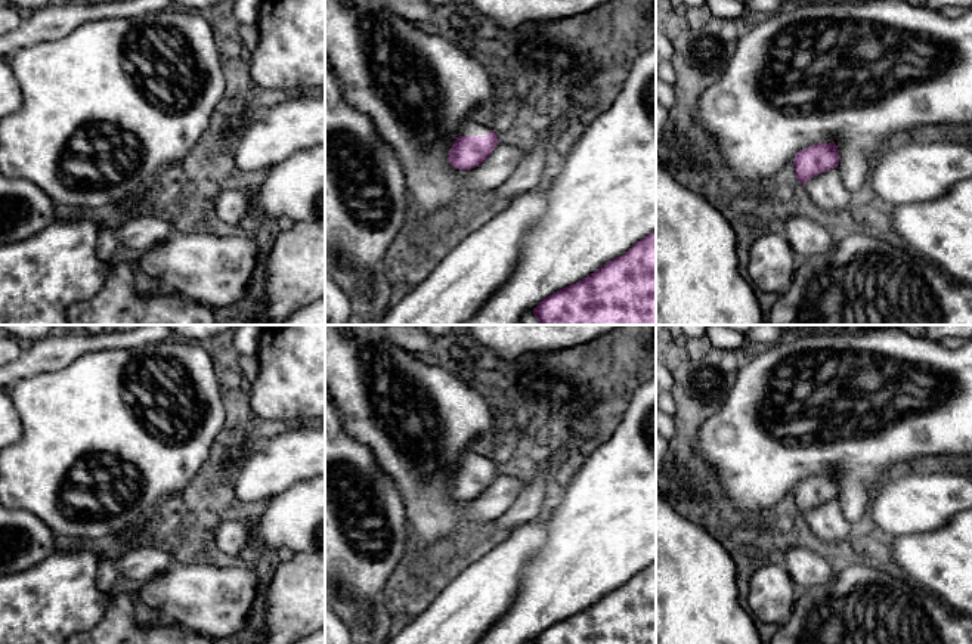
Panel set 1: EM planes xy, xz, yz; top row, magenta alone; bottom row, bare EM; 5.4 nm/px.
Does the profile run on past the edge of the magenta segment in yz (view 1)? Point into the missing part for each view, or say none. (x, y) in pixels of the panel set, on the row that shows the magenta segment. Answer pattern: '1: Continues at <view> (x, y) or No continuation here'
1: No continuation here

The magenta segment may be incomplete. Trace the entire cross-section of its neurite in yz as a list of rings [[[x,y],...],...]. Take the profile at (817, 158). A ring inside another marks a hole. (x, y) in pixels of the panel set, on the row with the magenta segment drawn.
[[[835,142],[808,146],[793,158],[796,179],[805,186],[810,179],[839,165],[839,149]]]

